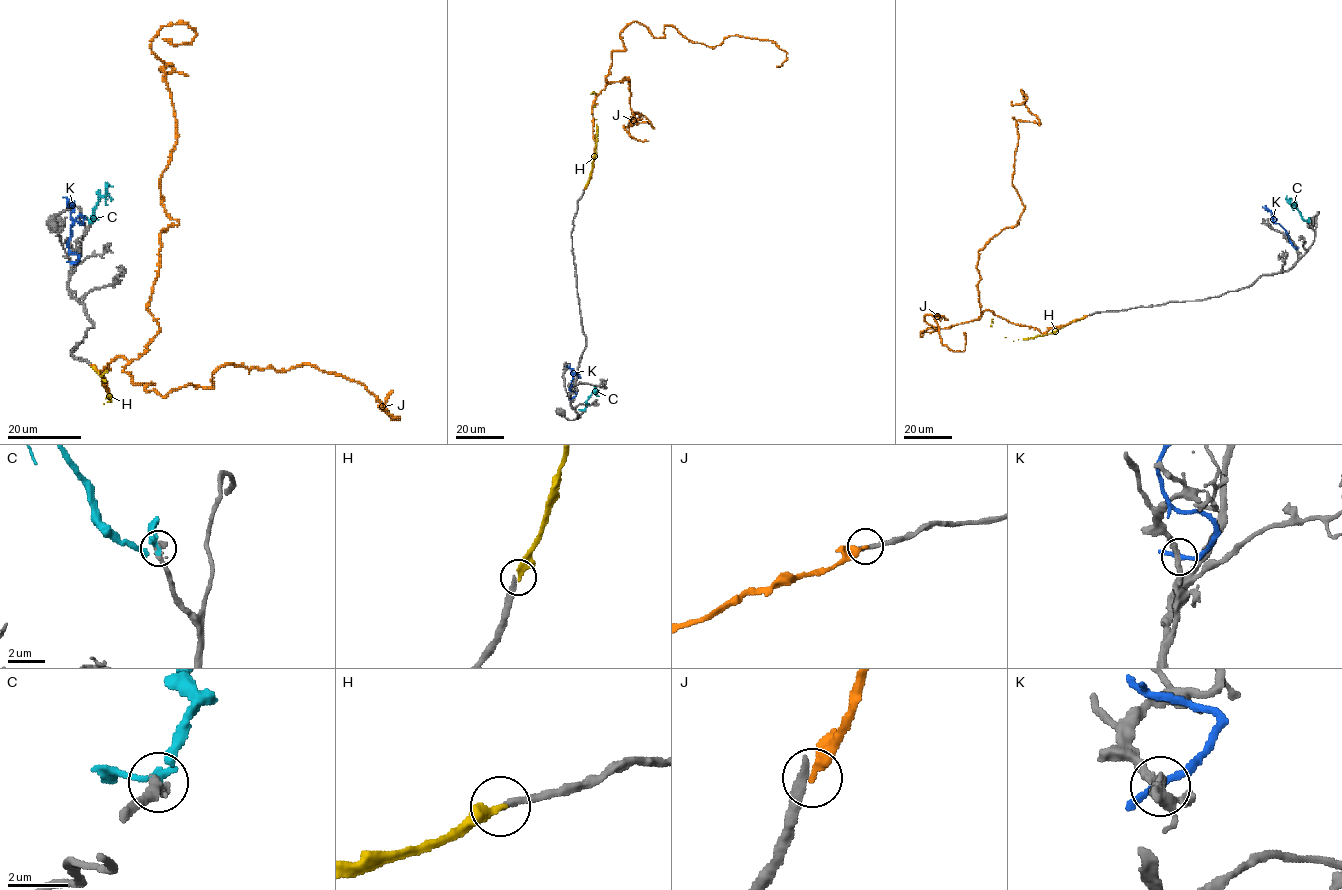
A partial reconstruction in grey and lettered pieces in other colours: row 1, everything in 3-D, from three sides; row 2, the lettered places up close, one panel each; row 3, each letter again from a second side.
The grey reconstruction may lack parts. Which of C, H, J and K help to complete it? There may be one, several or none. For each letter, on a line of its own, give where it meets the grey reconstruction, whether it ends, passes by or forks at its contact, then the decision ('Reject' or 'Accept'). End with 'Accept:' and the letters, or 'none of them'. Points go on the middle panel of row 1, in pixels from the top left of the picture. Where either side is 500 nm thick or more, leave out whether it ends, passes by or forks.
C: Touches grey at (584, 410). It passes by. Accept
H: Touches grey at (585, 187). It ends there. Accept
J: Touches grey at (585, 189). It ends there. Reject
K: Touches grey at (572, 398). It passes by. Reject
Accept: C, H

